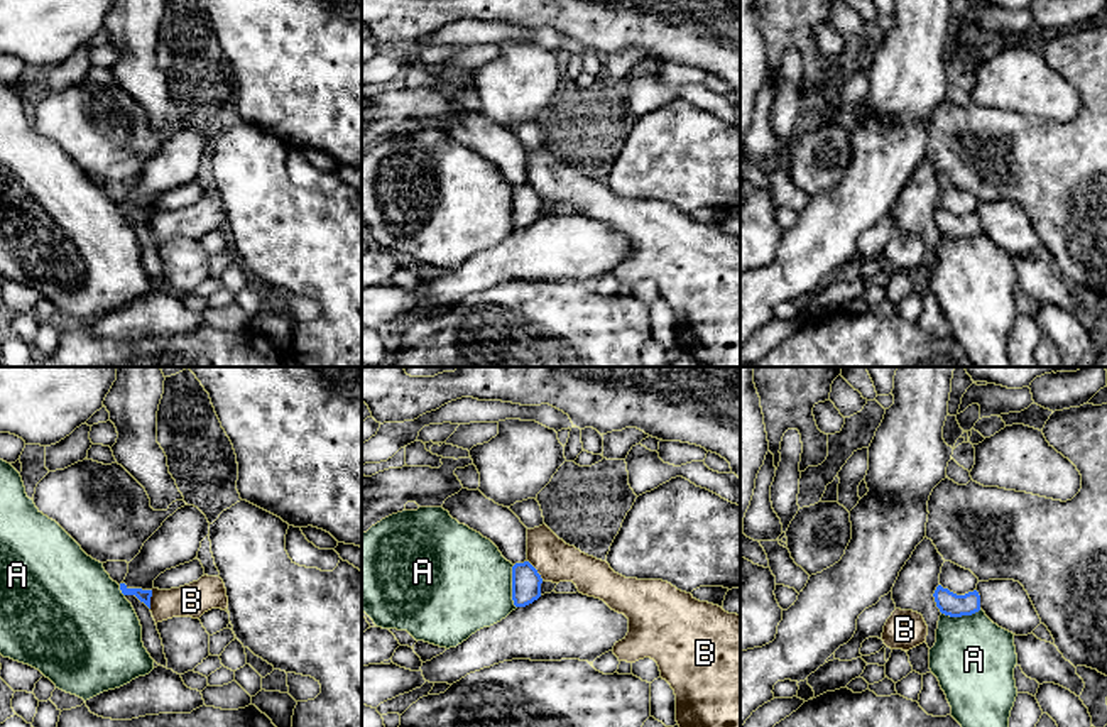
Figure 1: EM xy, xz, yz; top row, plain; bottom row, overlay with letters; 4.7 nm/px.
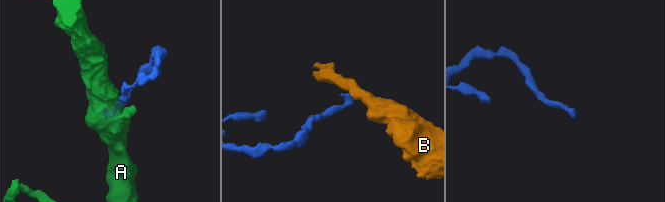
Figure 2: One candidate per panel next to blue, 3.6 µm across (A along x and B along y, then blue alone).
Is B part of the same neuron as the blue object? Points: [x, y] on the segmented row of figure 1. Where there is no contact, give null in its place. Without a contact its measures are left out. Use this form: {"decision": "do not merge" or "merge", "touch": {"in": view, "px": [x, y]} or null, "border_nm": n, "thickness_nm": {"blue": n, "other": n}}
{"decision": "do not merge", "touch": {"in": "xz", "px": [536, 570]}, "border_nm": 120, "thickness_nm": {"blue": 140, "other": 200}}

